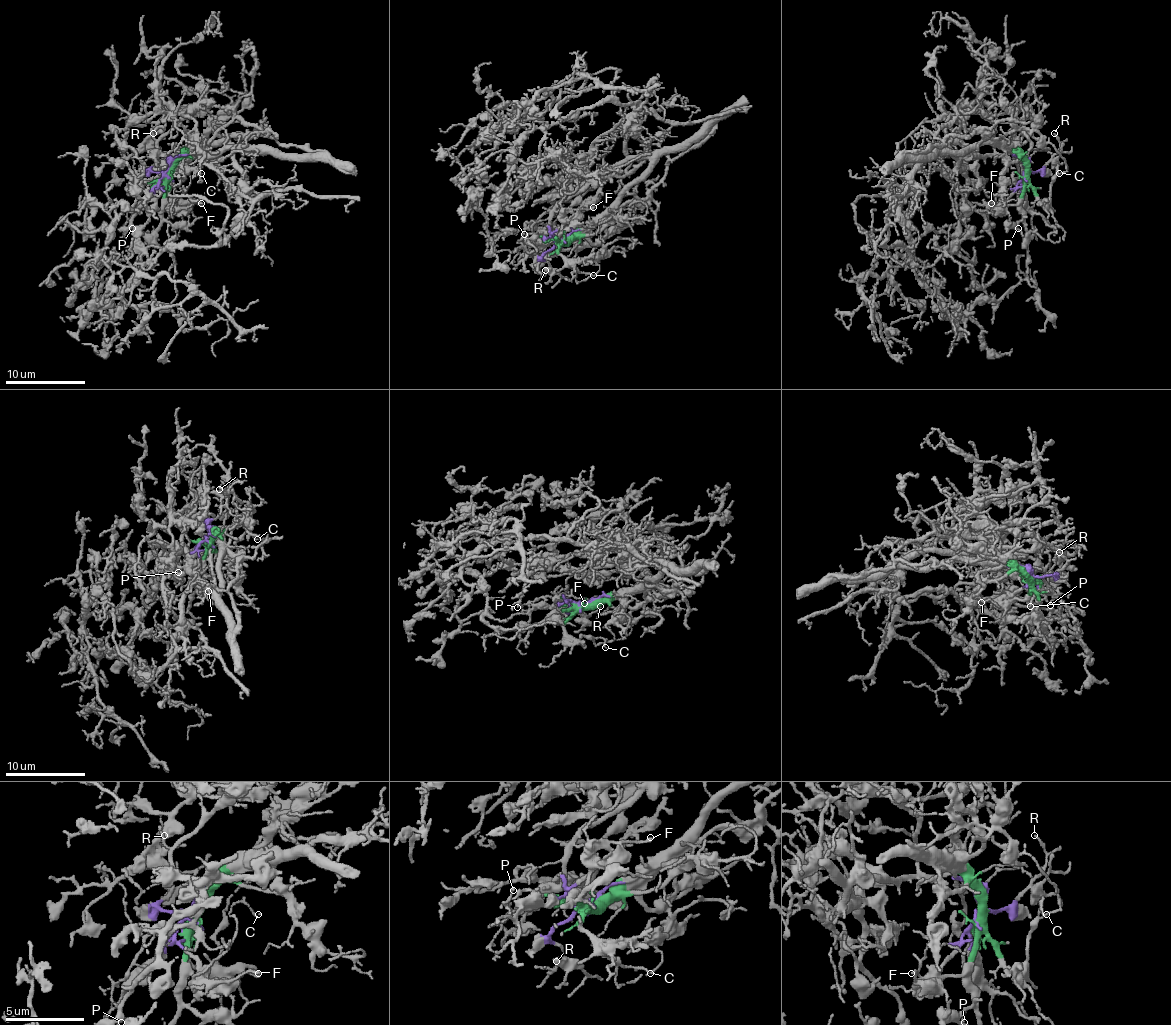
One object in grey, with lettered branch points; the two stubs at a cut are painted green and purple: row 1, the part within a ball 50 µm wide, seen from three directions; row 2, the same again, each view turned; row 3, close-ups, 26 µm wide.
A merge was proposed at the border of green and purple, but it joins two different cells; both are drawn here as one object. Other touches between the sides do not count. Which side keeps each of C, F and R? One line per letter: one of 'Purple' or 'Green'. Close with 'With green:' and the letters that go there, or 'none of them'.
C: Green
F: Purple
R: Purple
With green: C

